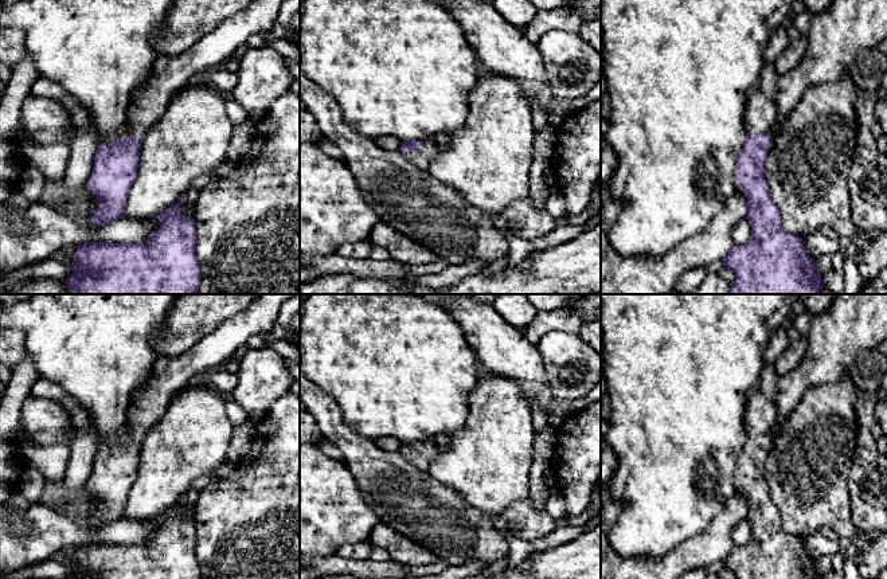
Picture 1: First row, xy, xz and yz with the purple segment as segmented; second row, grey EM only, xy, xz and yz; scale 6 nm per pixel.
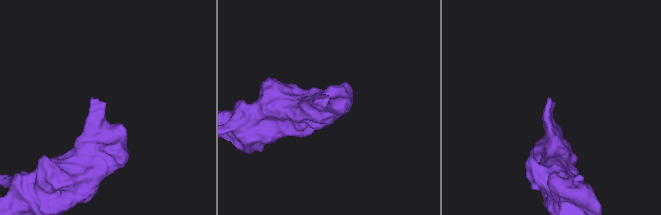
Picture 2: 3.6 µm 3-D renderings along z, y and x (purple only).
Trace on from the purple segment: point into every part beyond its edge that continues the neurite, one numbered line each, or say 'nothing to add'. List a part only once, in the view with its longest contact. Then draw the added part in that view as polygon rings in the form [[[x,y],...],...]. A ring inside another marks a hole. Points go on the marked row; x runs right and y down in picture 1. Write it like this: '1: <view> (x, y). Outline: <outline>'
1: xz (421, 157). Outline: [[[435,134],[425,140],[419,149],[406,152],[405,157],[418,169],[426,171],[429,164],[449,146],[449,142],[448,134]]]

